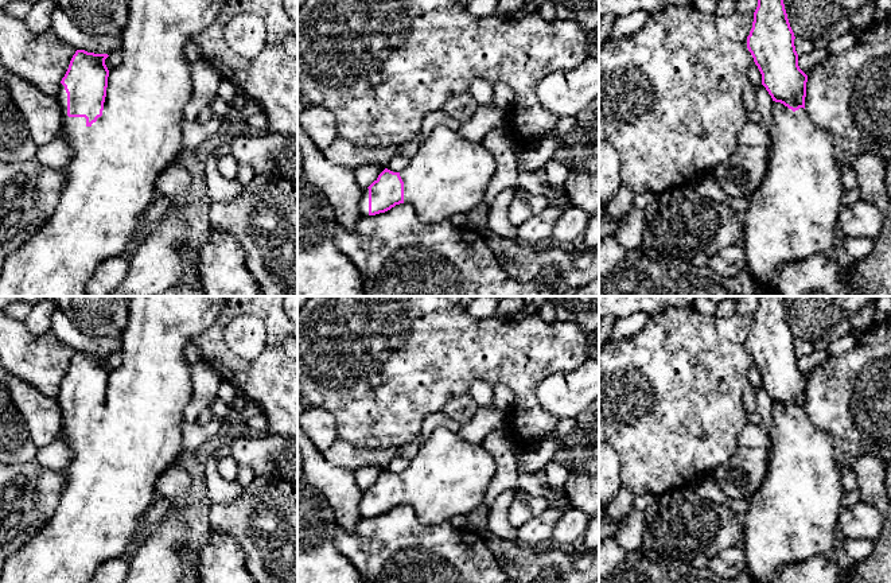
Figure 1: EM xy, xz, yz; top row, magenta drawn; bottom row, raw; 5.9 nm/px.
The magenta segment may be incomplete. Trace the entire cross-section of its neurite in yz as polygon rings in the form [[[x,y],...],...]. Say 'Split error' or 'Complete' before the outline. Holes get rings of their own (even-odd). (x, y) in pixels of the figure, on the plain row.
Split error. [[[758,296],[747,350],[762,376],[762,386],[773,400],[774,425],[766,477],[743,516],[746,568],[756,583],[777,583],[781,568],[826,555],[839,530],[843,508],[844,489],[841,467],[833,454],[834,442],[805,412],[808,377],[798,368],[794,341],[783,296]]]

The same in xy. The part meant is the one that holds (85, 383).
Split error. [[[131,296],[128,303],[128,323],[120,337],[121,365],[109,373],[105,366],[108,355],[94,355],[85,351],[75,353],[57,396],[61,409],[62,432],[71,452],[70,465],[63,470],[66,482],[62,489],[61,501],[47,525],[17,552],[4,560],[0,583],[90,583],[102,563],[121,557],[128,547],[137,541],[143,516],[156,498],[156,481],[183,454],[182,423],[184,421],[184,409],[192,396],[190,364],[186,361],[184,347],[192,343],[195,337],[206,331],[221,318],[226,302],[227,296]]]

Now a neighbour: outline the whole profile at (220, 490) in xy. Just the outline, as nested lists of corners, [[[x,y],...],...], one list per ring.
[[[207,452],[206,455],[205,477],[206,491],[211,504],[230,504],[244,491],[238,482],[226,481],[219,474],[215,452]]]

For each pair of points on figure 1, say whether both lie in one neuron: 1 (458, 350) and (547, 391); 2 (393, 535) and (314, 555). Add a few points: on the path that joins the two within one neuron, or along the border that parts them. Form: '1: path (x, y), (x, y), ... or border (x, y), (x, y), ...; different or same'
1: border (567, 372), (551, 373), (537, 388), (552, 415); different
2: border (337, 527), (334, 545), (355, 568); different

